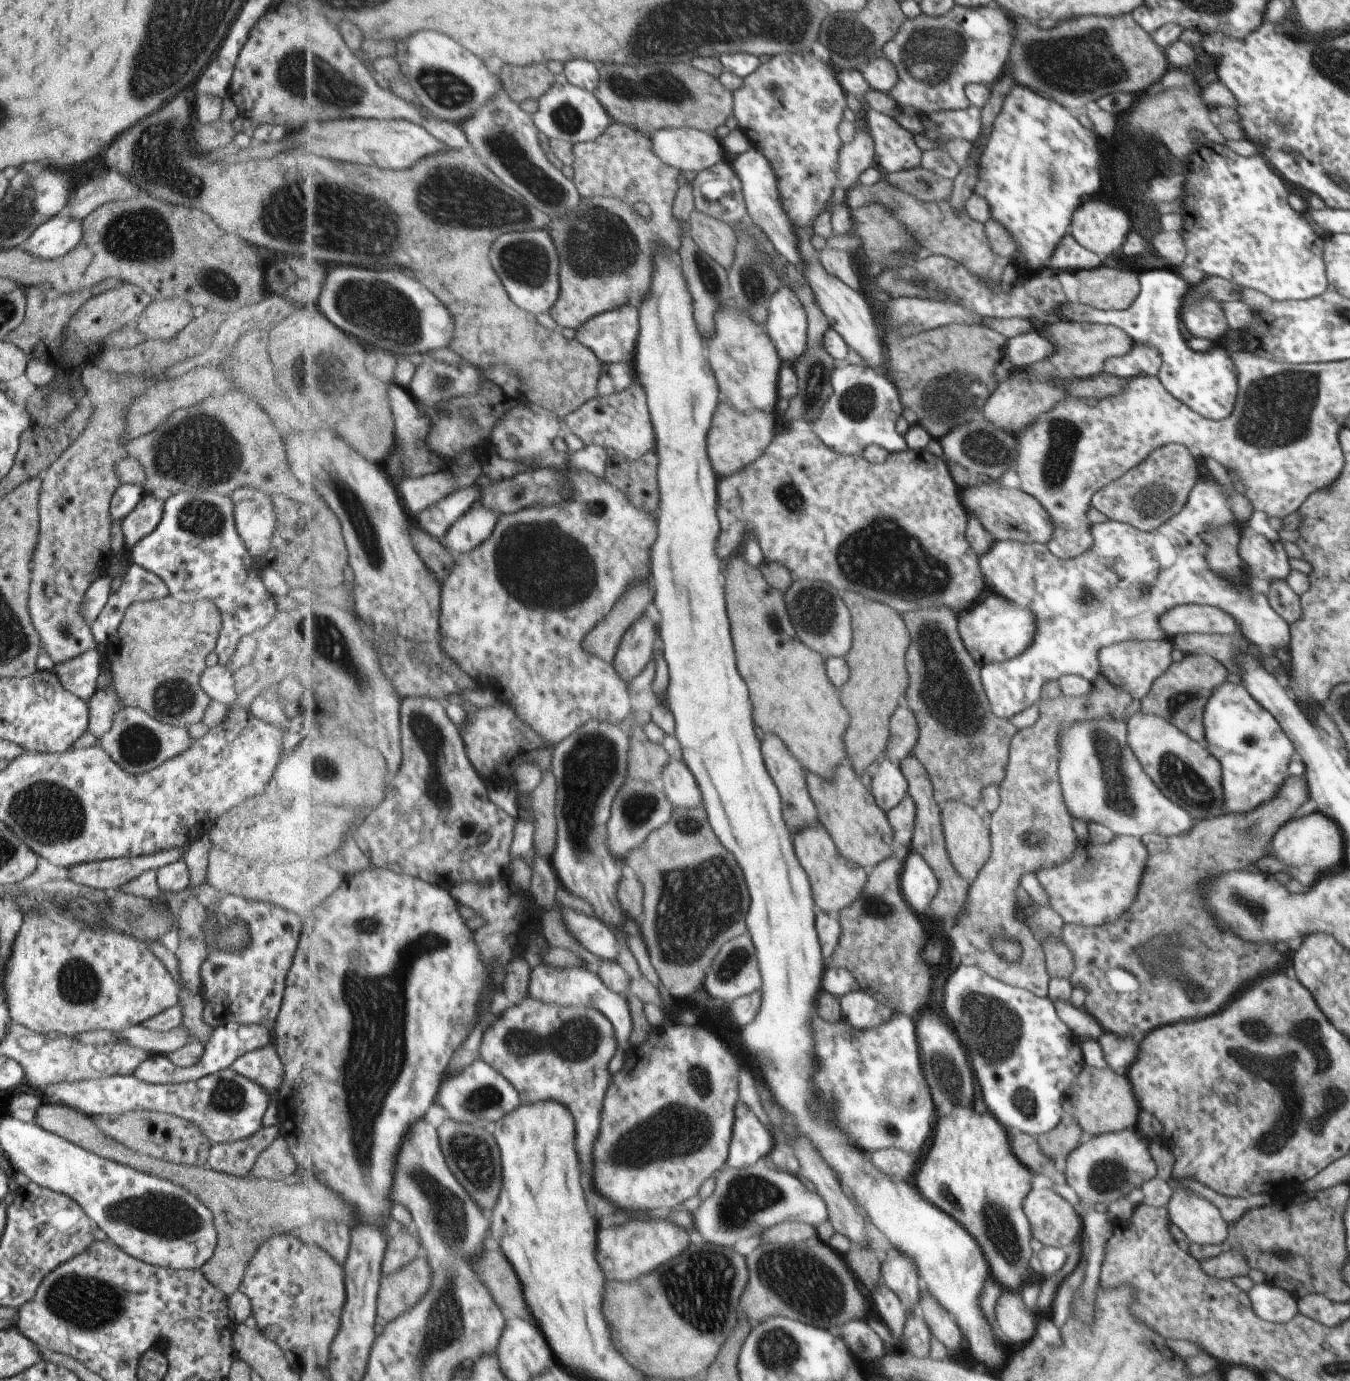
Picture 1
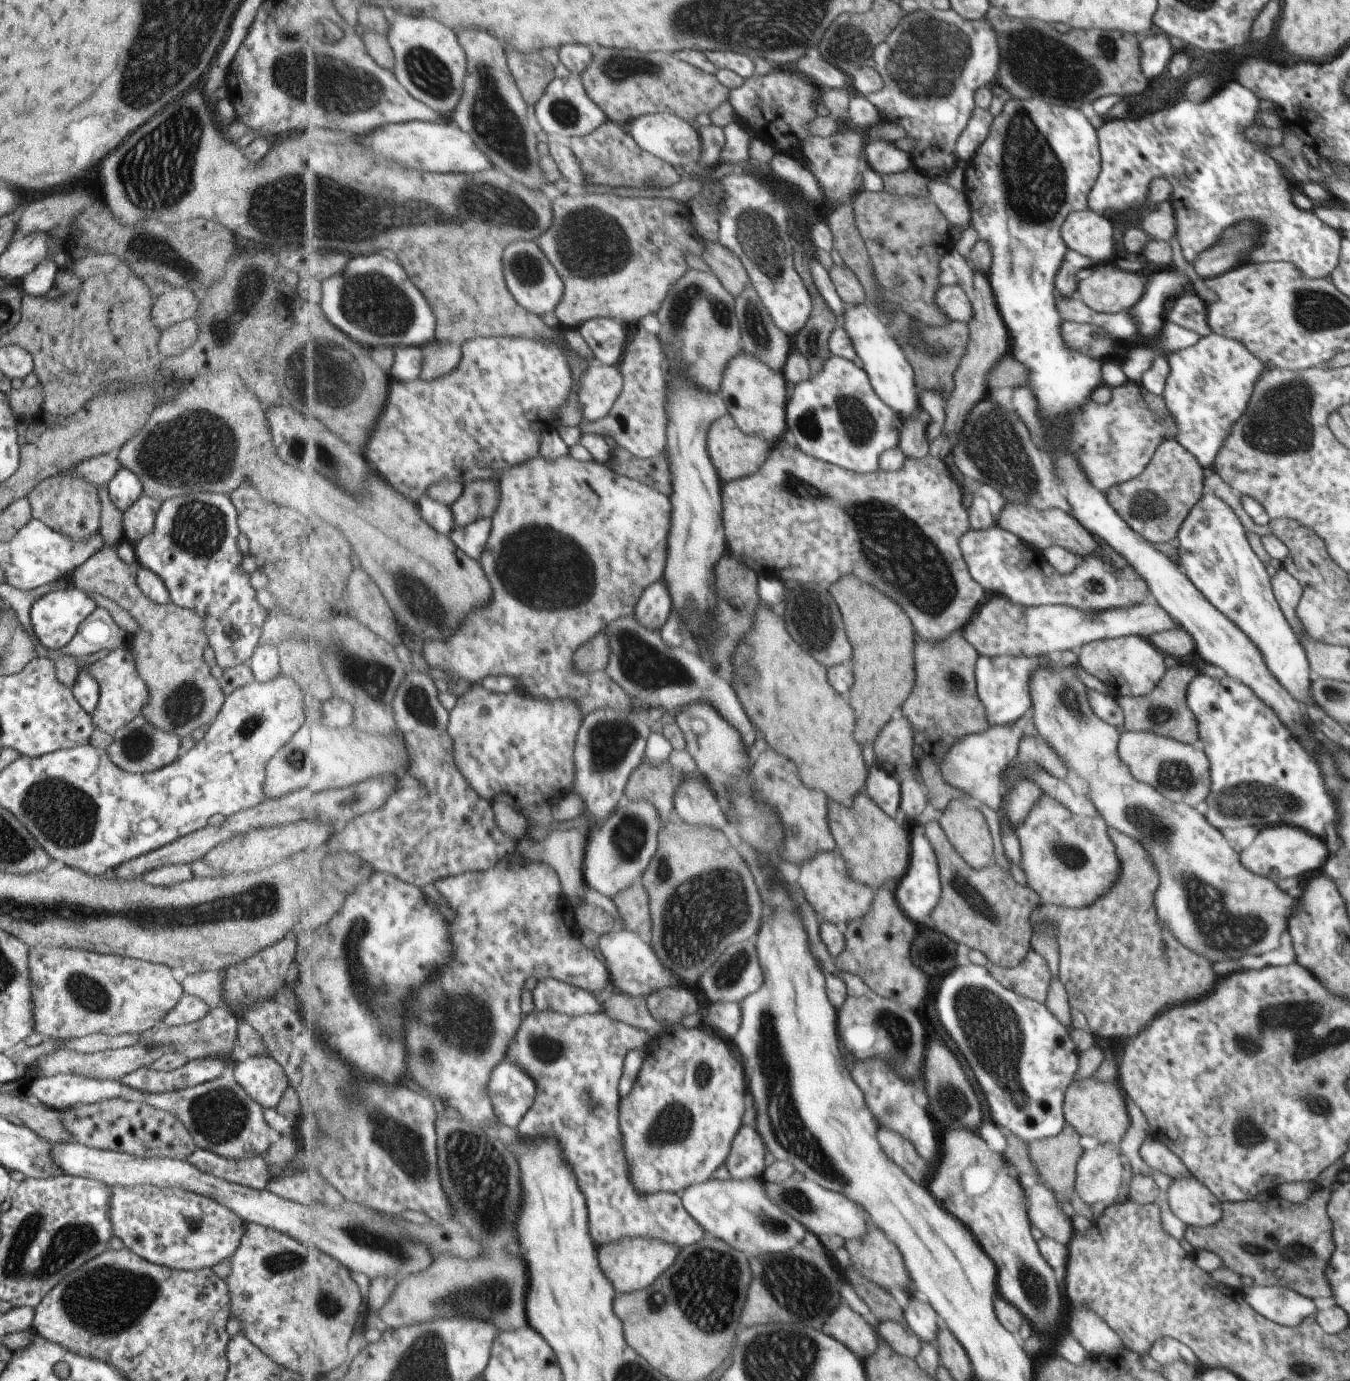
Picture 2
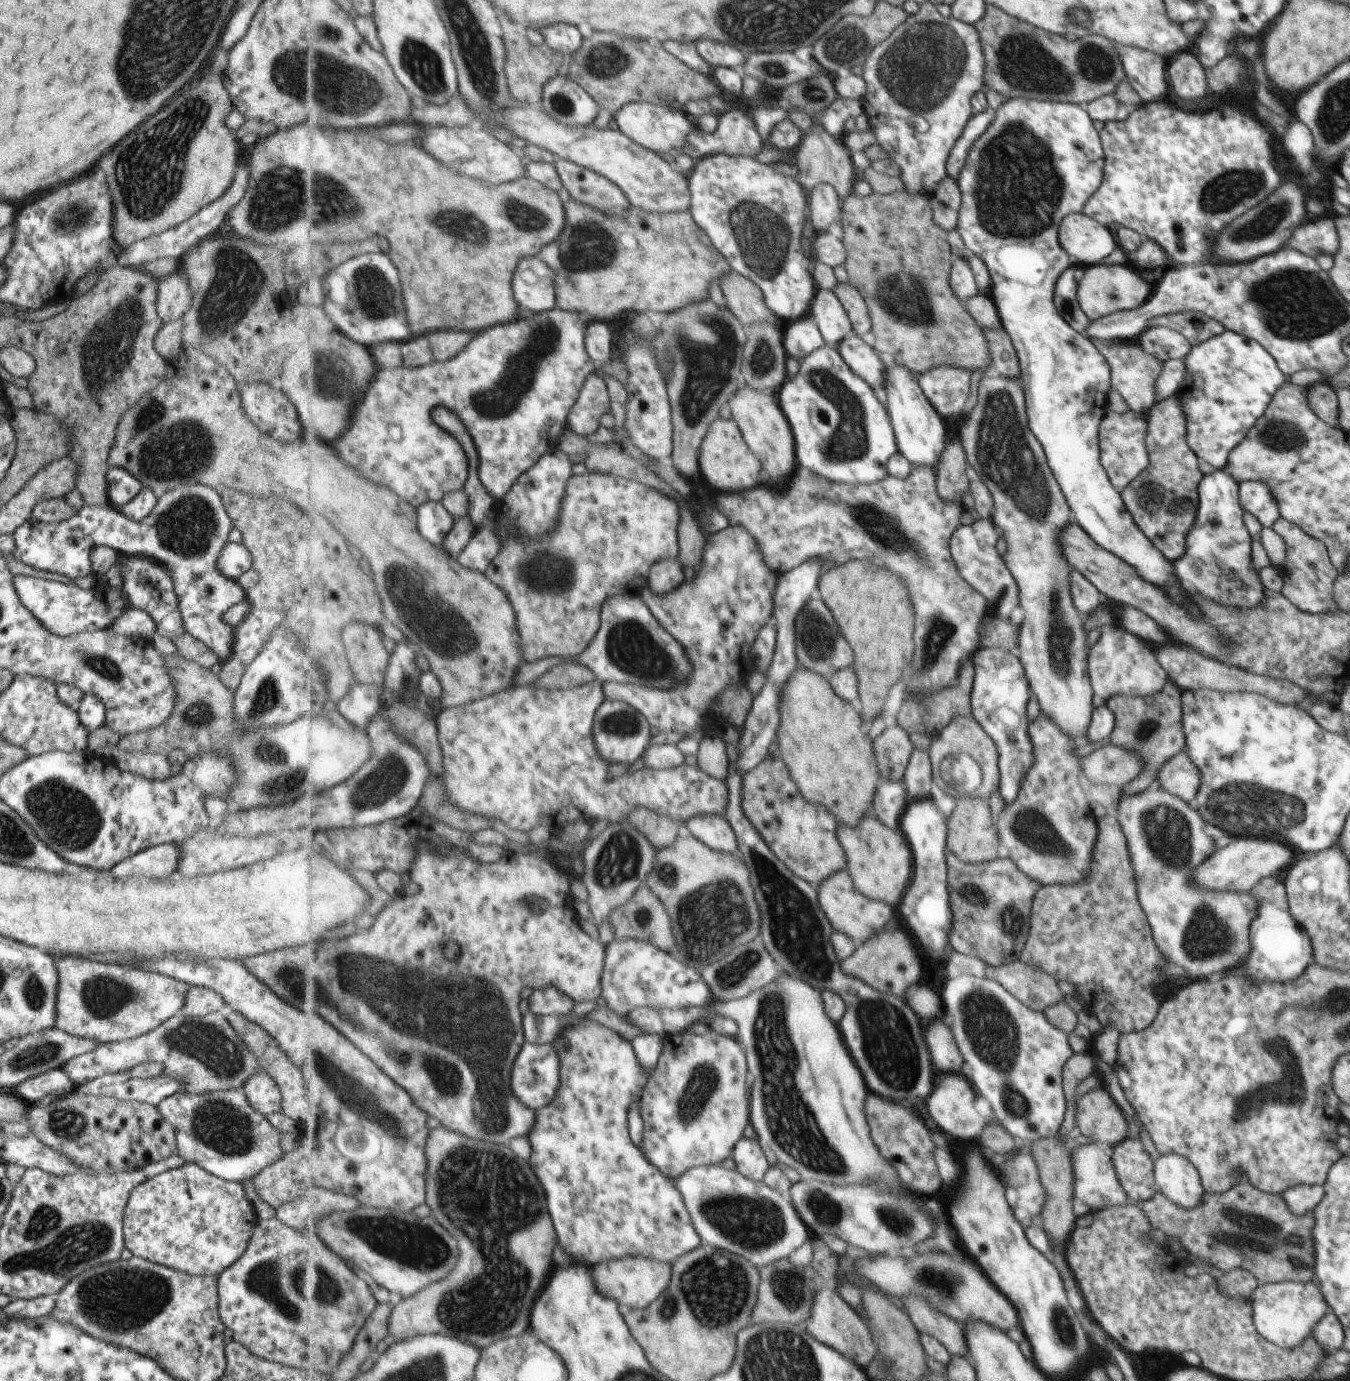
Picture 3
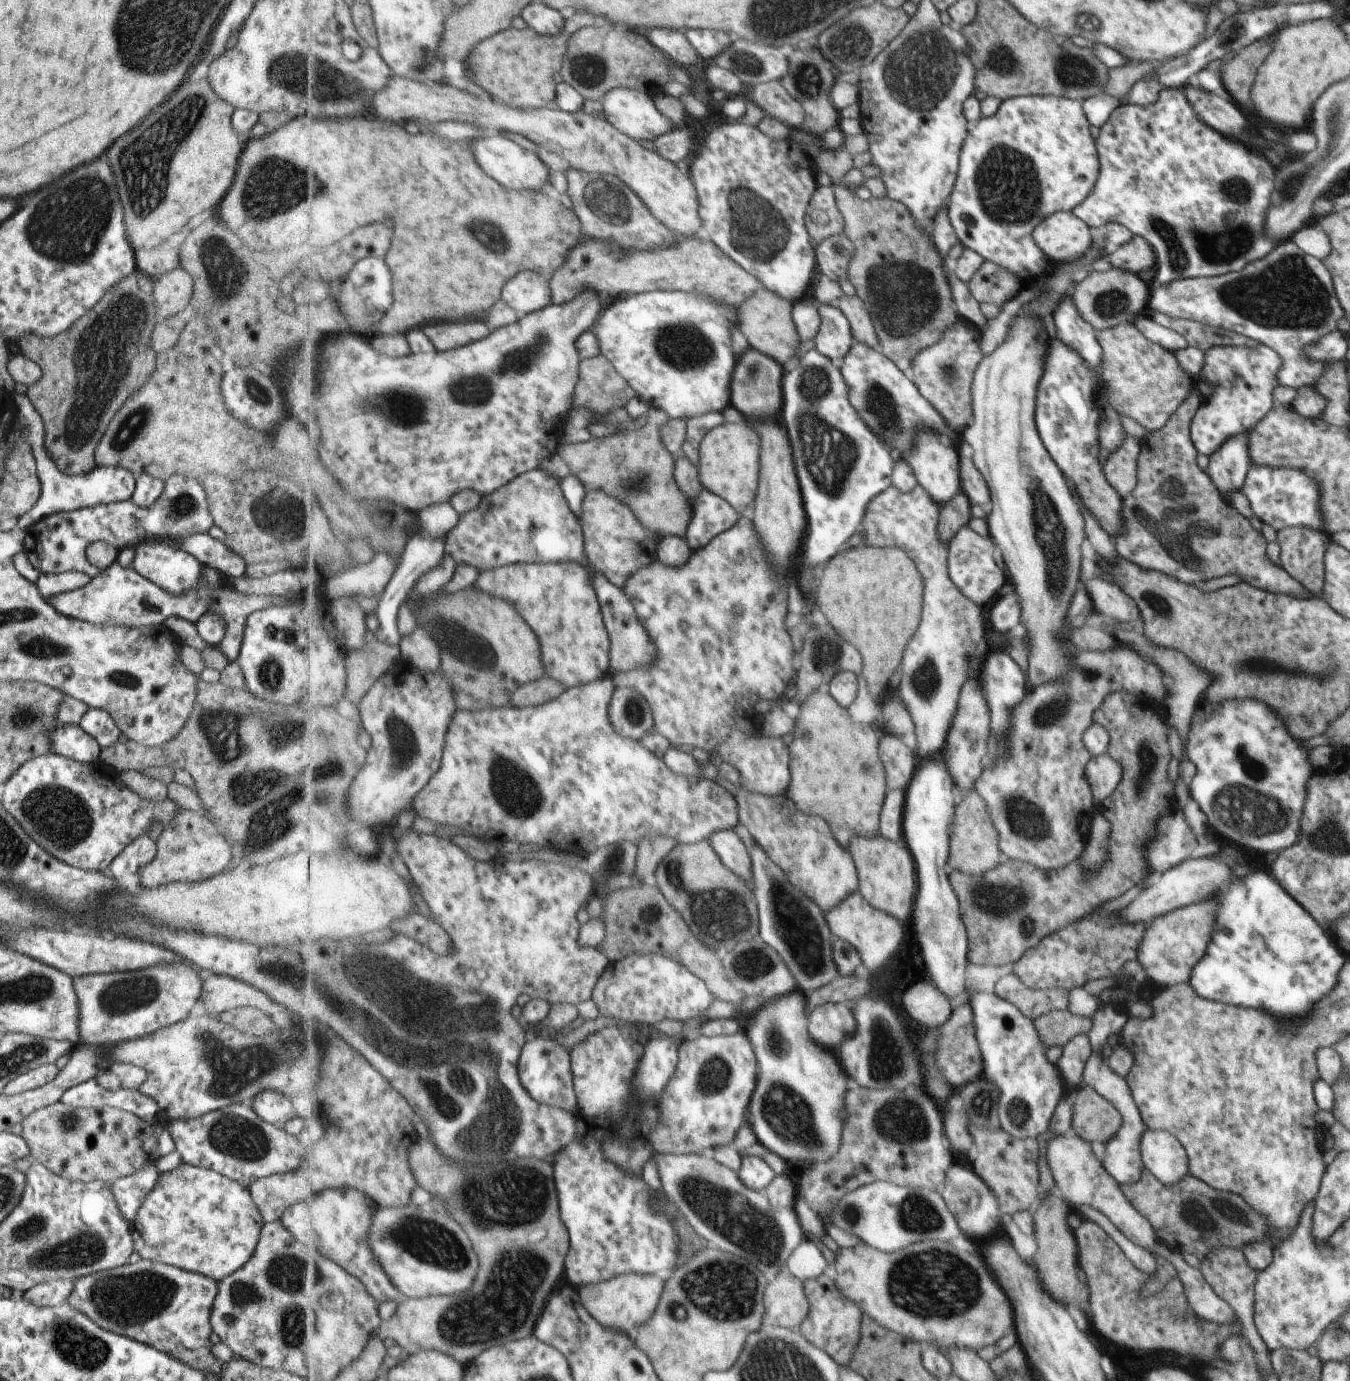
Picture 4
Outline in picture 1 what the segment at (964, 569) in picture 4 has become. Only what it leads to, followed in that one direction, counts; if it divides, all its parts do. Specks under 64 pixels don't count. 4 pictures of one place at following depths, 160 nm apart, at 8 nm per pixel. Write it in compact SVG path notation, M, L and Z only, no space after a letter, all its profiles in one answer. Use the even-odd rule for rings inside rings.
M1199 477L1196 480L1195 487L1192 488L1191 494L1188 496L1187 502L1184 504L1185 508L1182 508L1177 514L1173 515L1171 519L1160 524L1159 527L1153 530L1142 531L1135 528L1132 524L1122 523L1119 521L1108 520L1102 523L1093 524L1092 532L1094 542L1087 551L1083 551L1080 555L1073 558L1060 559L1056 557L1046 544L1032 542L1032 543L1020 543L1017 541L1002 540L993 541L990 547L982 554L978 556L978 562L980 565L980 571L985 572L985 586L989 586L991 590L995 590L997 594L1008 600L1014 605L1026 608L1034 616L1036 625L1035 632L1033 633L1031 643L1027 648L1023 649L1020 655L1013 658L1004 660L998 663L987 663L980 665L980 681L983 685L985 696L988 699L988 703L991 705L992 712L1001 719L1009 719L1018 712L1023 711L1027 707L1031 707L1033 704L1037 704L1041 698L1040 690L1045 684L1050 681L1055 681L1061 675L1077 675L1085 680L1088 680L1091 684L1099 675L1099 663L1097 663L1097 649L1107 644L1117 644L1117 642L1123 641L1163 641L1170 640L1166 638L1164 630L1160 627L1158 619L1173 607L1181 605L1209 605L1228 612L1241 628L1241 635L1243 635L1250 643L1253 643L1264 655L1269 655L1275 649L1284 650L1287 657L1290 656L1290 628L1288 624L1283 621L1267 603L1267 598L1264 594L1264 589L1261 585L1251 583L1247 581L1237 581L1232 583L1227 577L1220 577L1217 573L1214 573L1206 563L1206 552L1208 551L1207 545L1203 542L1202 534L1208 529L1213 529L1216 525L1231 525L1236 524L1233 513L1230 509L1228 496L1223 485L1217 480L1206 477Z

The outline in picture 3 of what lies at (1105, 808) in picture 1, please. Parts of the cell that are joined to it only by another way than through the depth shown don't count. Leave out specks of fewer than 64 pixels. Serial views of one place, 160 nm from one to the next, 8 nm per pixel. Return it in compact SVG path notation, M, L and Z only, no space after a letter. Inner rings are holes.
M985 375L979 382L976 396L976 403L973 405L973 410L968 412L967 419L964 420L962 427L959 431L959 436L963 441L964 447L966 448L966 455L968 458L969 466L975 470L980 478L980 481L987 487L989 494L992 496L993 510L990 520L997 528L1001 529L1002 537L1006 542L1006 552L1004 556L1005 564L1007 568L1012 572L1012 575L1016 578L1017 584L1020 586L1018 589L1018 605L1023 609L1023 619L1018 628L1017 632L1017 642L1019 648L1019 662L1025 671L1025 676L1028 677L1029 688L1037 700L1039 705L1040 714L1047 717L1054 725L1060 728L1060 731L1067 735L1074 743L1078 741L1083 741L1086 738L1086 733L1091 722L1092 714L1092 685L1091 681L1088 679L1088 669L1087 669L1087 656L1088 648L1085 644L1085 633L1082 630L1082 612L1074 604L1072 599L1072 592L1069 590L1071 585L1068 584L1068 572L1069 569L1073 569L1067 563L1064 557L1061 556L1060 550L1058 549L1058 534L1060 530L1069 522L1071 522L1071 509L1067 506L1064 496L1061 490L1059 490L1058 484L1055 482L1053 475L1051 474L1050 468L1047 466L1045 455L1039 441L1033 436L1033 433L1029 430L1027 426L1027 415L1025 408L1023 408L1023 398L1024 393L1020 388L1019 380L1017 377L990 377ZM1153 781L1145 790L1121 795L1113 800L1109 809L1124 833L1131 863L1136 875L1137 896L1141 908L1144 909L1151 928L1153 942L1157 948L1177 966L1181 966L1193 980L1215 977L1219 970L1223 971L1235 965L1249 952L1249 927L1257 914L1257 900L1247 892L1231 892L1231 889L1210 891L1192 885L1194 869L1213 855L1218 848L1231 842L1228 836L1217 838L1217 844L1205 834L1205 822L1195 810L1191 810L1184 800L1165 792Z

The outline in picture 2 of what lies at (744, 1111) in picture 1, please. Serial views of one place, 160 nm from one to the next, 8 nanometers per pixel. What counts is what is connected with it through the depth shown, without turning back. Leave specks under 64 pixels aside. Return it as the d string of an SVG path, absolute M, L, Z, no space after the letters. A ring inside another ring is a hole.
M743 1124L732 1144L726 1166L731 1178L751 1180L763 1178L767 1164L767 1147L757 1128Z

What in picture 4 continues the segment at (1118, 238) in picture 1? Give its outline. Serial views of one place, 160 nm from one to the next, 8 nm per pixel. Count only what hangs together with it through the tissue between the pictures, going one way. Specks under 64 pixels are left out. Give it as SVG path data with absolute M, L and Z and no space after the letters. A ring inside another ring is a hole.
M1057 211L1036 224L1033 240L1052 264L1082 256L1093 244L1089 228L1071 211Z

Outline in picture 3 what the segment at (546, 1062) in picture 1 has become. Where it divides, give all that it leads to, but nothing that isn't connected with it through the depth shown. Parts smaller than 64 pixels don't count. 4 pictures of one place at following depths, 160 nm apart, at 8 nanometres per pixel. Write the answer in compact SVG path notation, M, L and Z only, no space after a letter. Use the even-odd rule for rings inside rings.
M583 1015L576 1021L569 1023L568 1027L558 1036L558 1042L559 1044L553 1046L557 1046L556 1053L560 1058L561 1088L557 1090L557 1096L552 1100L552 1103L549 1103L546 1107L536 1109L536 1121L527 1136L532 1149L530 1154L531 1164L533 1164L533 1170L539 1176L545 1192L547 1192L549 1212L551 1212L553 1224L557 1228L557 1236L559 1236L557 1246L565 1248L567 1254L571 1254L577 1262L587 1262L587 1264L591 1264L591 1267L593 1267L593 1264L620 1259L624 1256L649 1257L658 1261L665 1261L673 1266L677 1259L701 1246L701 1236L697 1234L697 1230L695 1230L695 1226L691 1222L691 1216L687 1212L683 1196L675 1188L675 1183L645 1158L641 1148L633 1142L629 1132L627 1114L629 1114L629 1109L633 1103L640 1104L644 1086L647 1084L648 1078L651 1077L651 1073L646 1073L643 1070L632 1041L621 1036L613 1029L594 1021L589 1015Z

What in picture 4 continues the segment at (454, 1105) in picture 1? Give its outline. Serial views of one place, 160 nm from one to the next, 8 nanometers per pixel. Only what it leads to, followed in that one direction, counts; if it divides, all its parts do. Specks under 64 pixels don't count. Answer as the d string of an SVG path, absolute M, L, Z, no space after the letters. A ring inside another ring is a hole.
M530 1037L520 1056L520 1079L529 1094L541 1104L577 1112L578 1096L574 1087L572 1055L559 1042L541 1037Z

